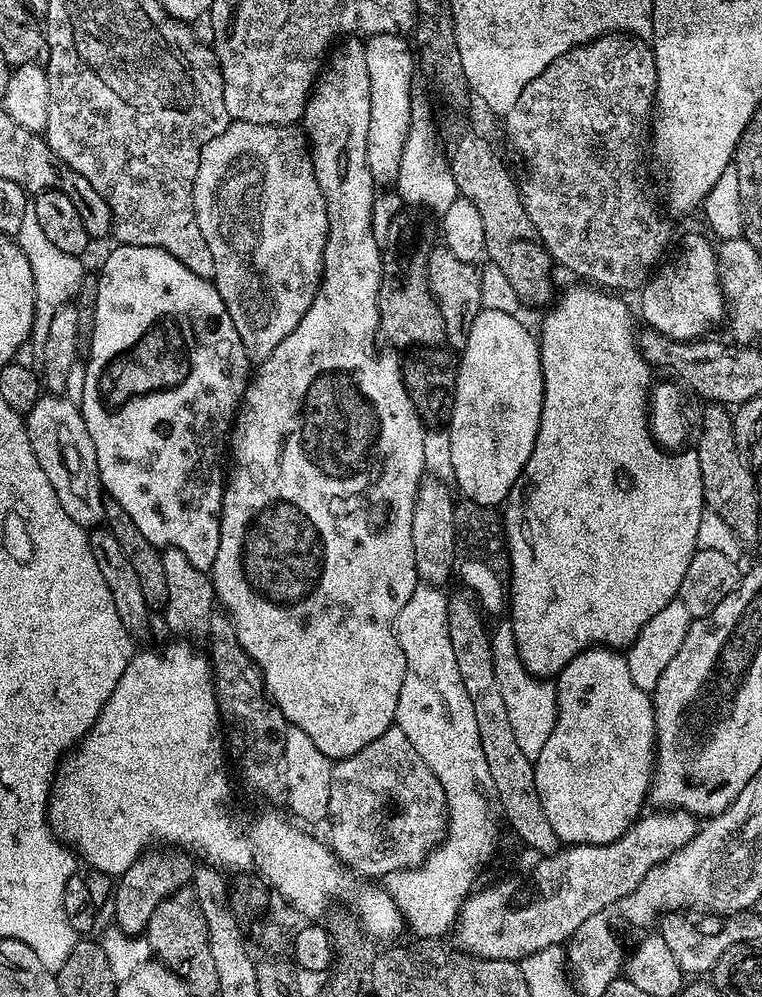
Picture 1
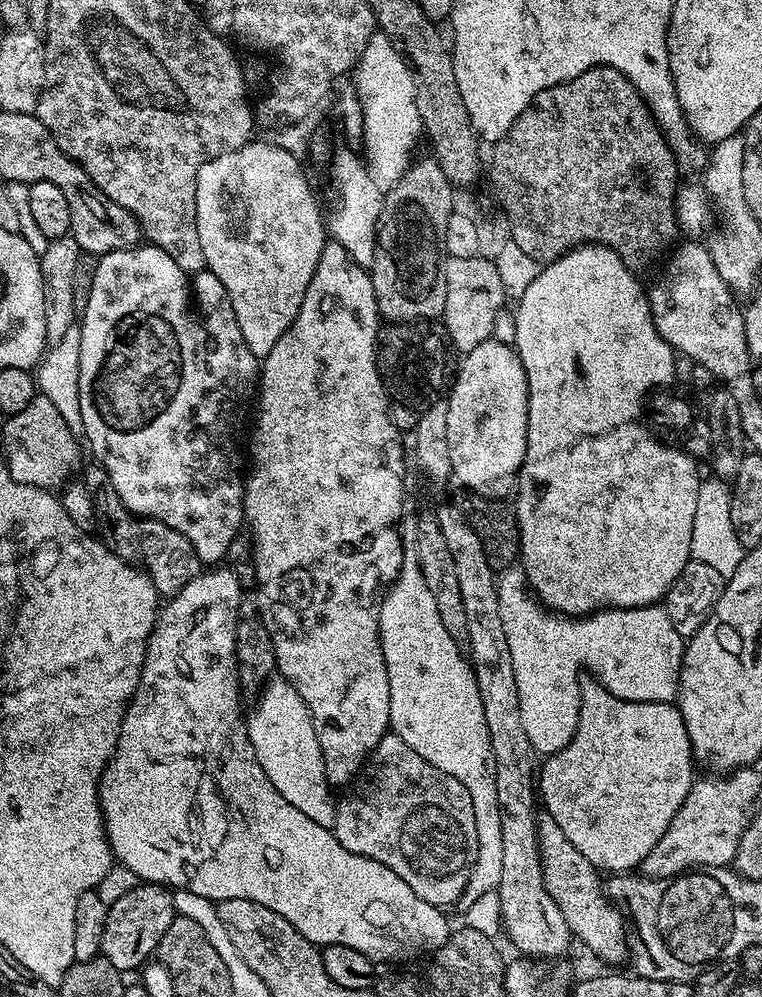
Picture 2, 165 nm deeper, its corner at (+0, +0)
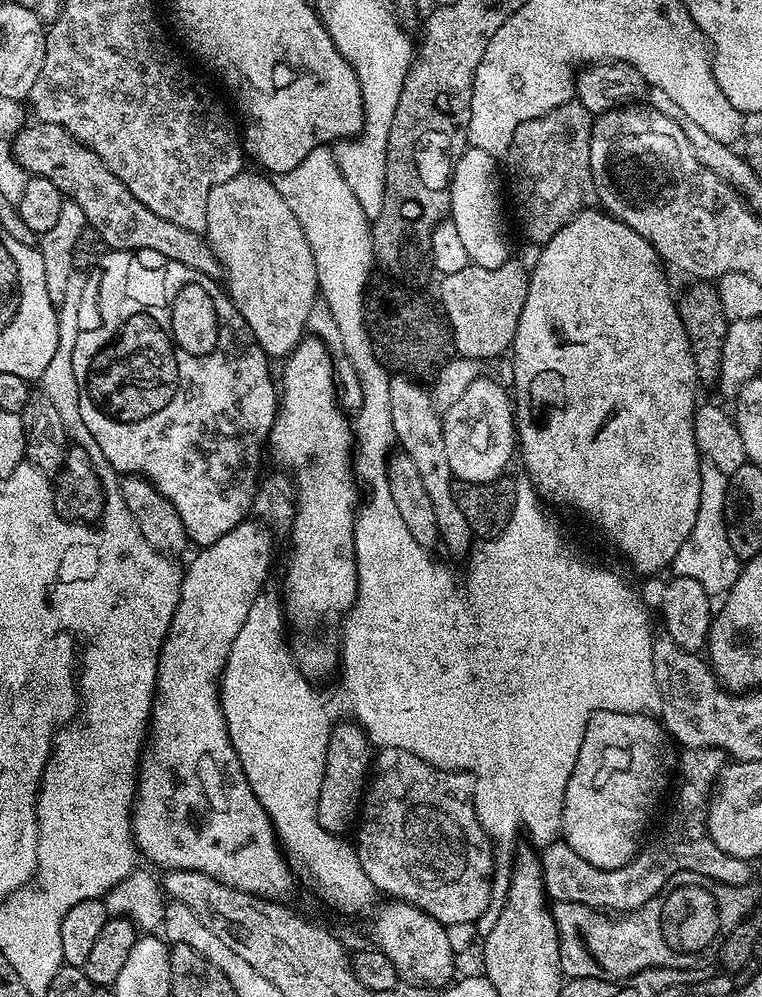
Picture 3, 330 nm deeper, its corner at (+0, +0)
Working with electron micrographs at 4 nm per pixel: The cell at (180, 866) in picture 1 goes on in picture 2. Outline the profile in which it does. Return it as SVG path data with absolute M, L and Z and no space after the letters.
M159 884L136 887L140 888L132 888L108 904L106 926L100 939L100 956L121 974L135 973L155 953L162 934L166 934L170 922L178 915L178 908L168 897L170 892L167 887Z

